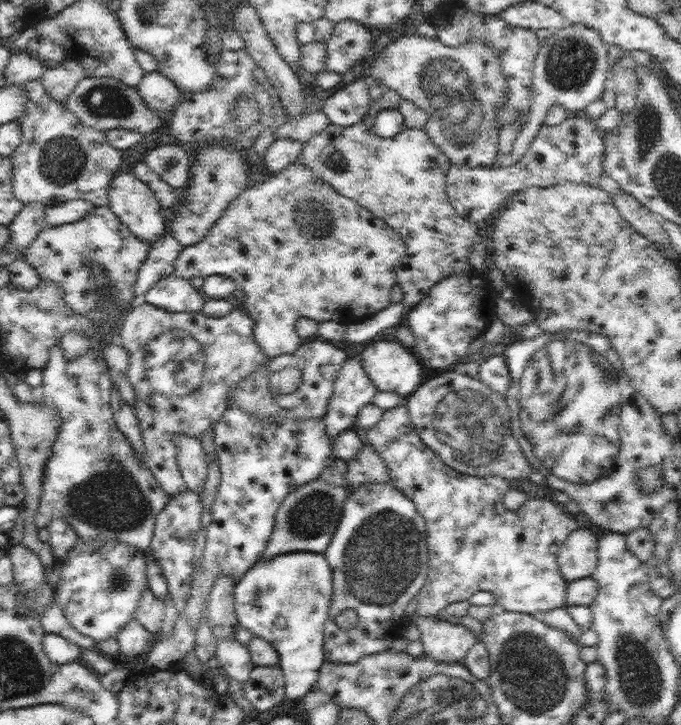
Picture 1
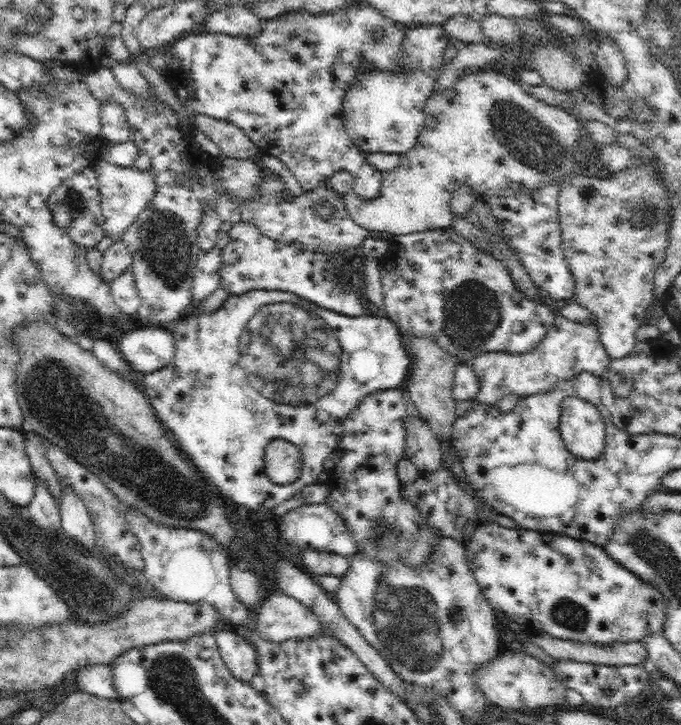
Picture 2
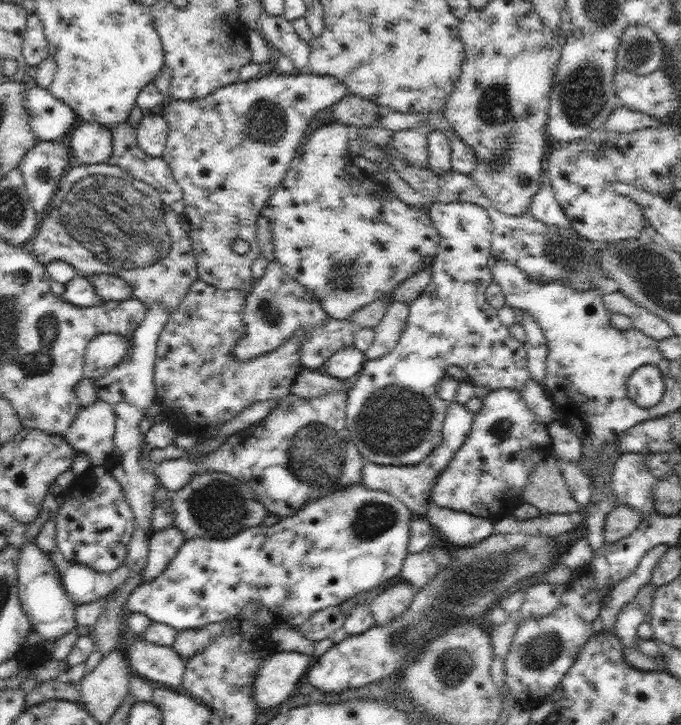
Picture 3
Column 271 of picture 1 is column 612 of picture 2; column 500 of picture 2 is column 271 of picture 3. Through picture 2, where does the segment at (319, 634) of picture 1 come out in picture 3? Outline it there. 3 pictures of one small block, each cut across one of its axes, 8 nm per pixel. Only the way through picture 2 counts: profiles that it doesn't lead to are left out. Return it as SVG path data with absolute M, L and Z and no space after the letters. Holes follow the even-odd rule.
M357 483L308 502L293 516L282 517L274 525L245 528L225 541L185 540L160 576L130 593L125 608L131 613L142 613L153 622L186 630L236 617L246 604L256 601L272 612L275 622L299 628L324 608L338 607L359 592L378 592L391 583L409 554L410 524L414 518L415 514L396 496Z

